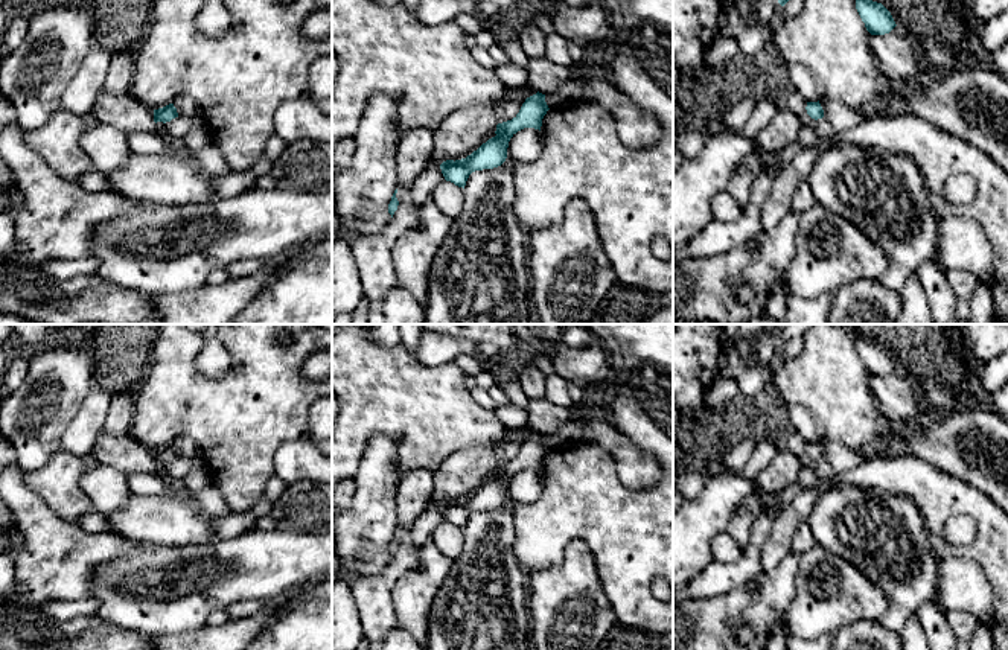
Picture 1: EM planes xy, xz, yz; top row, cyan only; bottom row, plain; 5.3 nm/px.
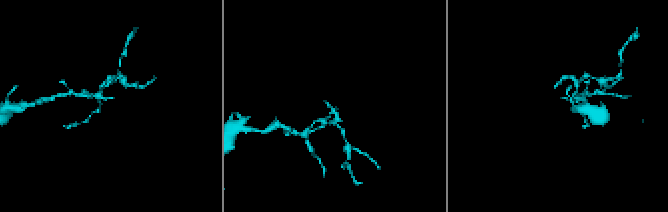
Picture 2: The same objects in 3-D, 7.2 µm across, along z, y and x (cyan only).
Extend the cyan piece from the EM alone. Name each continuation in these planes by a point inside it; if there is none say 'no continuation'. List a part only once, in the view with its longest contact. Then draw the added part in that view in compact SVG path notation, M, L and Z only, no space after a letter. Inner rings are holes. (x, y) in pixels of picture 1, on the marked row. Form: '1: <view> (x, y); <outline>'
no continuation

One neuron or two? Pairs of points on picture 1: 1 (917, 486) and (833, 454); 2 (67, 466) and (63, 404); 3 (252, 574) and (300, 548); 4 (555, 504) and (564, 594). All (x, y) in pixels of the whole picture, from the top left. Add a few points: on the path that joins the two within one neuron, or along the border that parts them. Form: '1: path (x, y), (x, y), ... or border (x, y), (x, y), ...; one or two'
1: border (874, 457), (867, 457), (850, 469), (833, 472); two
2: border (60, 448), (43, 466), (31, 471); two
3: path (264, 565), (288, 559); one
4: border (596, 560), (573, 539), (556, 565), (526, 570); two

